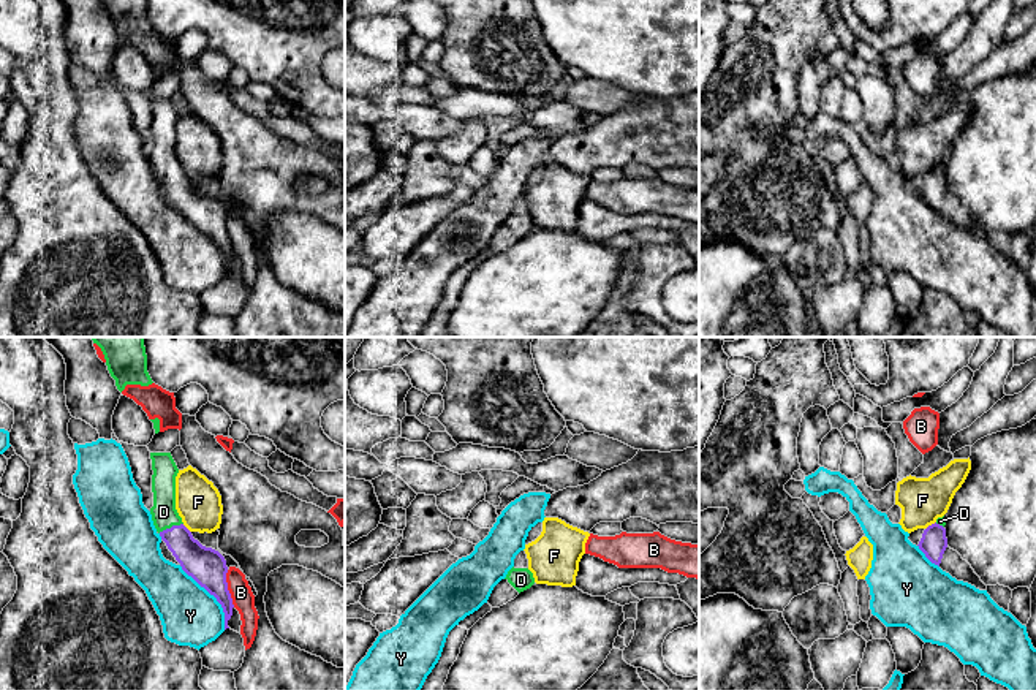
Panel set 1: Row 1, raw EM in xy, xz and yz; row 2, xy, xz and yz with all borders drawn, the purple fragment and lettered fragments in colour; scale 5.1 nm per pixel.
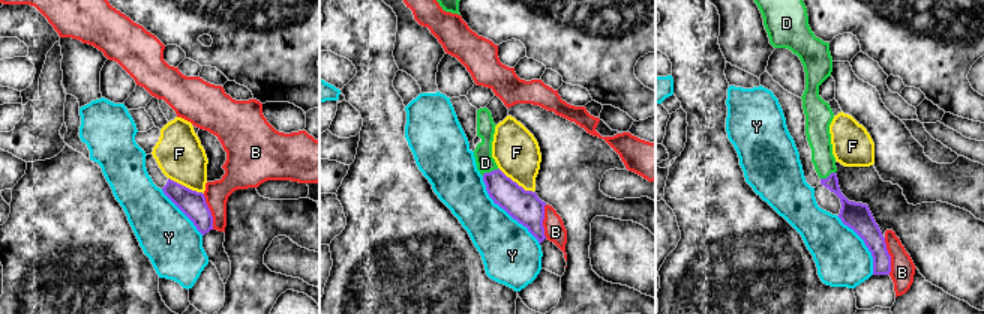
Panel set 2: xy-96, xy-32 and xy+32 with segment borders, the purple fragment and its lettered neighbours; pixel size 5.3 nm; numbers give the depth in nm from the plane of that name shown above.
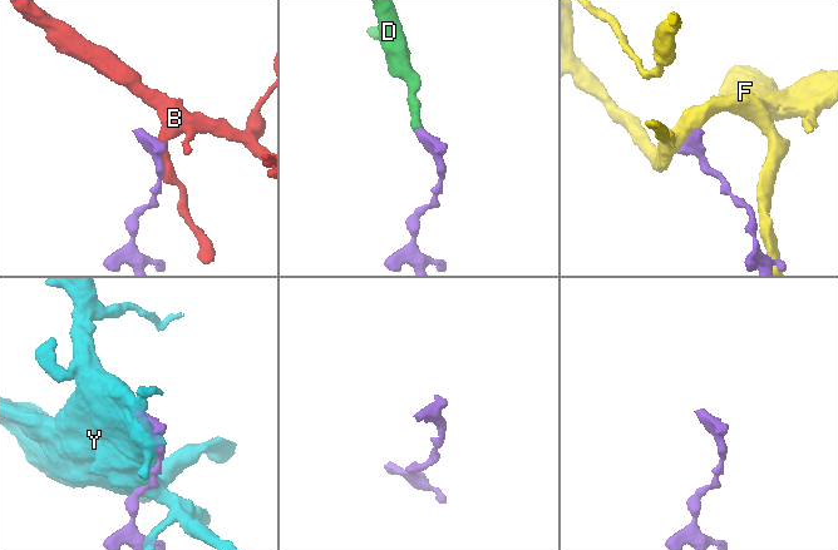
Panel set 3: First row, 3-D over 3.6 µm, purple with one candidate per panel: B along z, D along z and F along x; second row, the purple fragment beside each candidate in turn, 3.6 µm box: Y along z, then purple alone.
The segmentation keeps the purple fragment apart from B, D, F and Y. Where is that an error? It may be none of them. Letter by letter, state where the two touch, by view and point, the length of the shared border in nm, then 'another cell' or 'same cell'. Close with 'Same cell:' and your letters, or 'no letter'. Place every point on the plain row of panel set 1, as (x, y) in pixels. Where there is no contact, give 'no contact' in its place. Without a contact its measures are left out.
B: xy (226, 235) | 200 nm | another cell
D: xy (171, 173) | 140 nm | same cell
F: yz (932, 170) | 70 nm | another cell
Y: xy (212, 239) | 400 nm | another cell
Same cell: D

